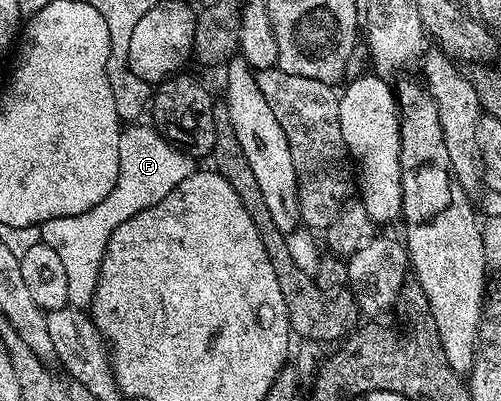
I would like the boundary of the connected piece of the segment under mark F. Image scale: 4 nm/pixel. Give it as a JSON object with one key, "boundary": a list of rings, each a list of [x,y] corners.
{"boundary":[[[128,124],[121,129],[118,140],[118,180],[112,191],[97,206],[78,216],[46,220],[38,227],[39,241],[54,248],[54,252],[58,252],[58,257],[62,259],[66,271],[68,300],[77,308],[91,307],[100,275],[100,261],[114,228],[118,228],[118,224],[126,224],[130,216],[170,196],[170,192],[174,192],[174,188],[182,184],[182,180],[194,173],[191,153],[169,142],[151,125],[144,125]]]}

